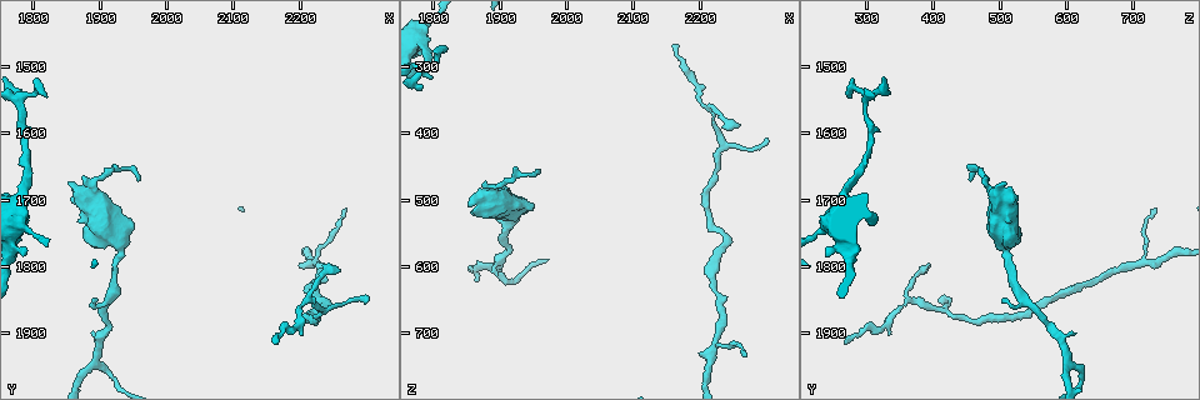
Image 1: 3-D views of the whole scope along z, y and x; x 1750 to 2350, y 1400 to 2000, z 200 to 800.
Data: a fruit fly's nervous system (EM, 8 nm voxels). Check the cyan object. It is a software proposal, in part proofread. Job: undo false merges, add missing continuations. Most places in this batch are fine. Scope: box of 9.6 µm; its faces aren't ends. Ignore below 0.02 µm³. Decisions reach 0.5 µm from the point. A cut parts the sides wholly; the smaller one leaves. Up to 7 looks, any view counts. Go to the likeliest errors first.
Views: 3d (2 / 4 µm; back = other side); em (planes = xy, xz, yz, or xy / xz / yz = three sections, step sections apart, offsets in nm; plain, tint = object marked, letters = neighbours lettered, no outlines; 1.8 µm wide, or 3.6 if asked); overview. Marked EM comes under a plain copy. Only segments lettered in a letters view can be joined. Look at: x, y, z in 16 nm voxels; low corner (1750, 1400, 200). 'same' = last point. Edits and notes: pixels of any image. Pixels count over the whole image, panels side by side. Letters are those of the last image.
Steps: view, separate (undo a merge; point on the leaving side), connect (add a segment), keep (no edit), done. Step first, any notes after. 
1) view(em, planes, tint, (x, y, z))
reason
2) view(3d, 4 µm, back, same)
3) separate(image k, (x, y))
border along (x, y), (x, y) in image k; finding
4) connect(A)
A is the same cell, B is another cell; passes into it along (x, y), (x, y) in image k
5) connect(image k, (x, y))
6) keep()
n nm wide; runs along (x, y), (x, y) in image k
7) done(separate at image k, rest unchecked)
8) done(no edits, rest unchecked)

view(em, 3.6 µm, planes, letters, (1855, 1675, 505))
branch stops here

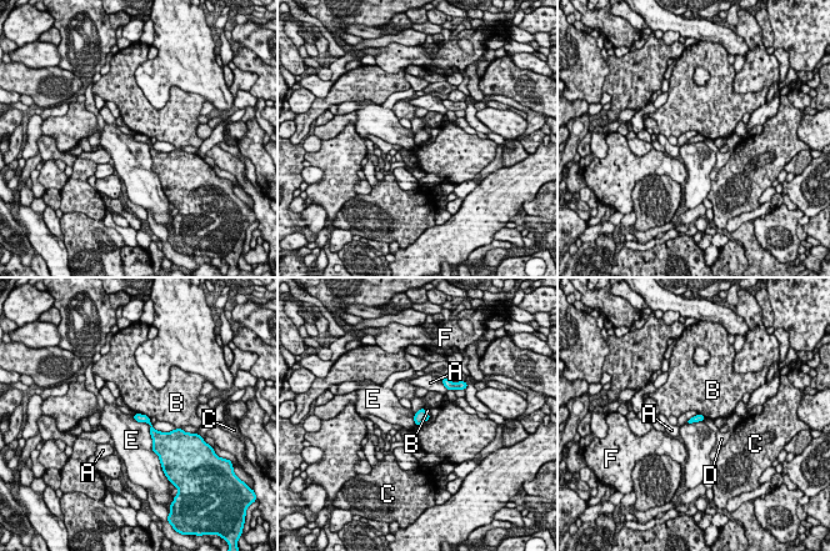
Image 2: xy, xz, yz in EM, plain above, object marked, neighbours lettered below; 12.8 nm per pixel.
keep()
A, B, C, D, E and F are other cells; none of them fits

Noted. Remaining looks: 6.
view(3d, 4 µm, (1820, 1545, 280))
tapers out

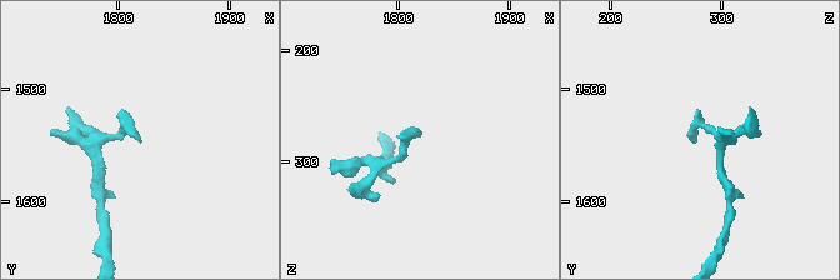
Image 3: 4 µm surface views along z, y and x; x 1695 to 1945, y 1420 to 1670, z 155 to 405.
view(em, planes, letters, (1822, 1546, 278))

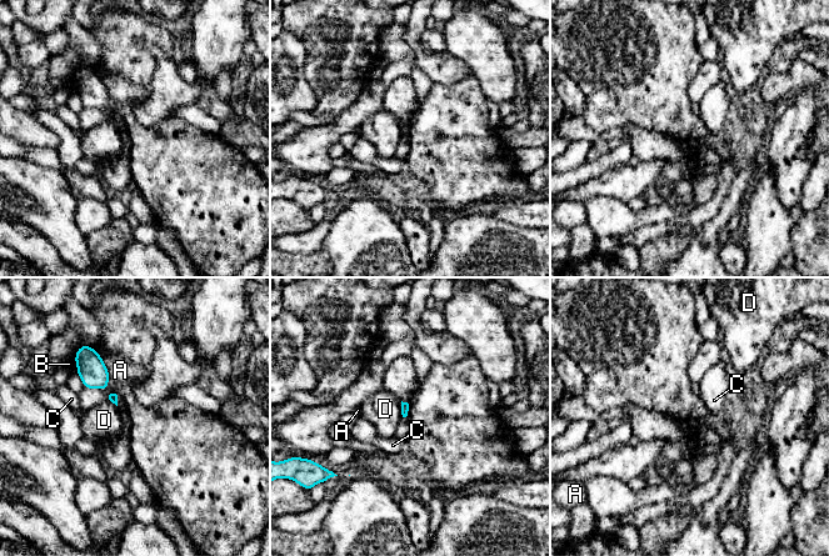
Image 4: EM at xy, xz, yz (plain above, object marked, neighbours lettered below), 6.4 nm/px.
keep()
A touches over 240 nm; A, B, C and D are other cells; border along (400, 401), (400, 414), (403, 416) in image 4; no lettered segment goes on from it

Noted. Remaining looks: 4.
view(3d, 4 µm, (2155, 1915, 265))
tapers out

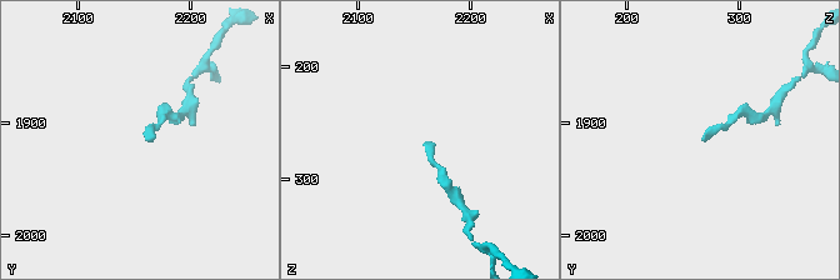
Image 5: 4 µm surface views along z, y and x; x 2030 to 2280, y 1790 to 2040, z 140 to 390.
view(em, planes, letters, (2160, 1914, 268))
need the tissue

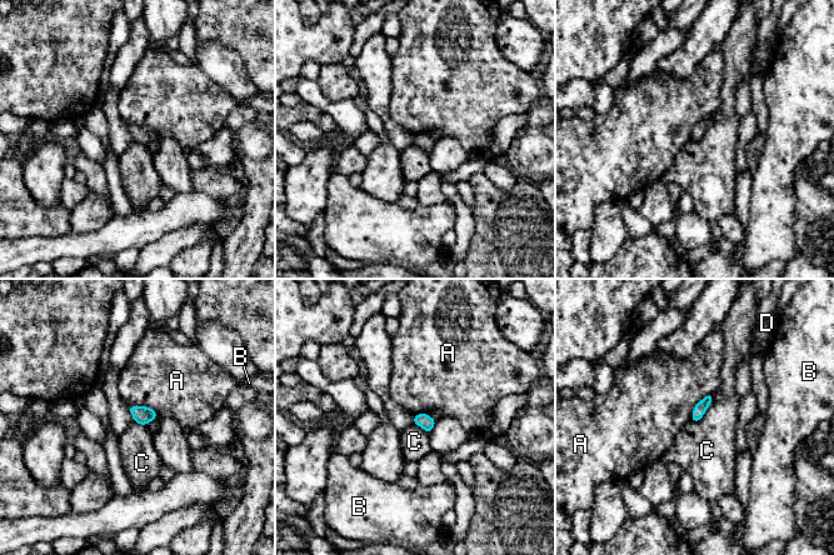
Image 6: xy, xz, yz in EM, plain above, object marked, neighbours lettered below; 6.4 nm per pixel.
keep()
A, B, C and D are other cells; border along (713, 393), (704, 415), (693, 423) in image 6; no lettered segment goes on from it

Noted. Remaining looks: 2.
done(no edits, rest unchecked)

